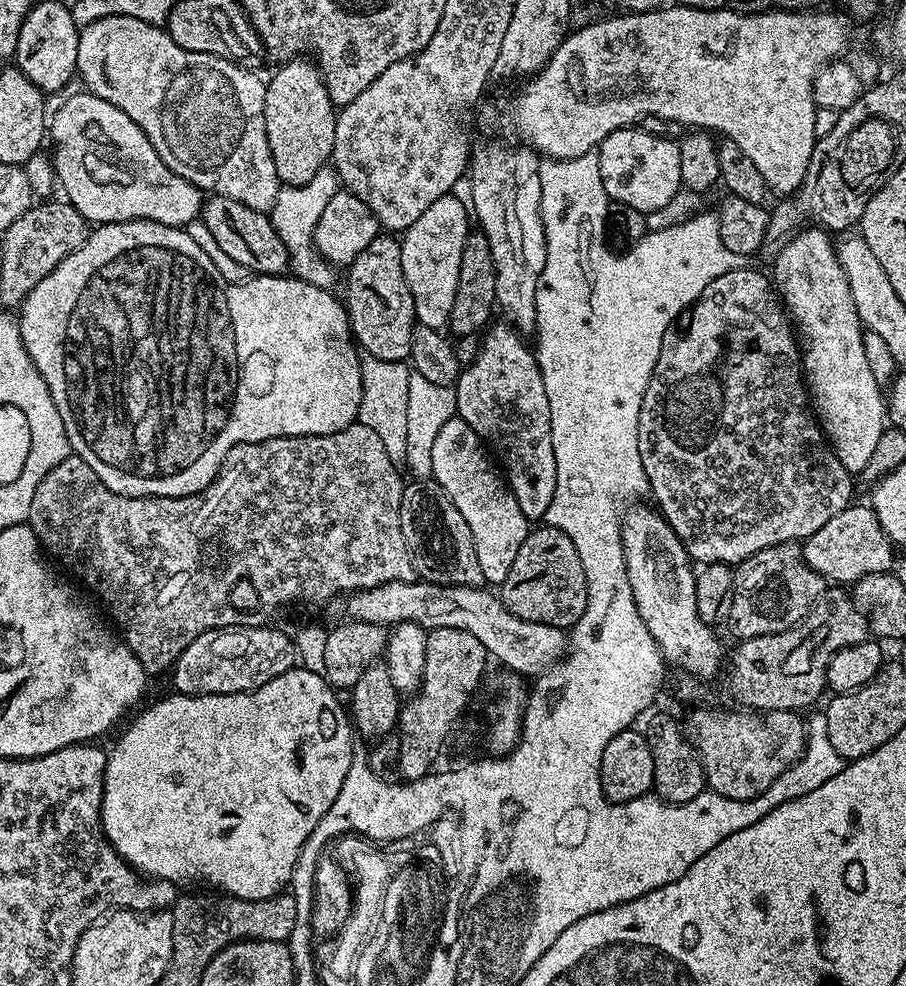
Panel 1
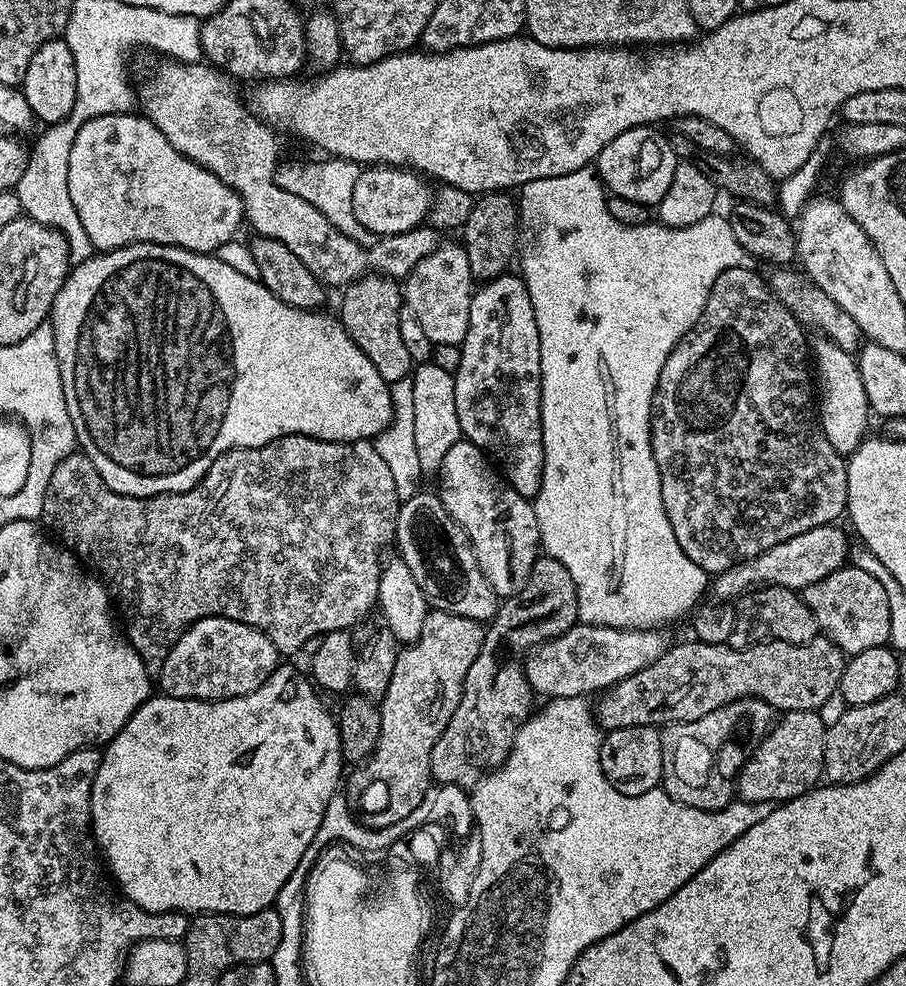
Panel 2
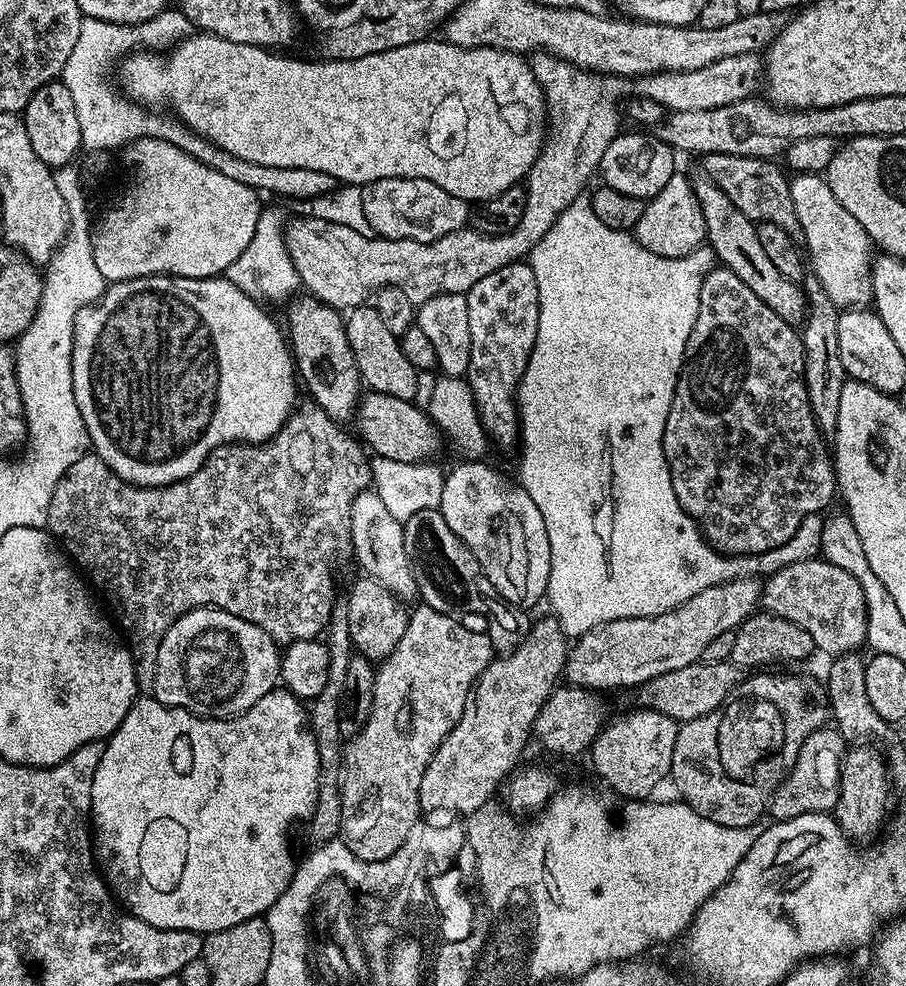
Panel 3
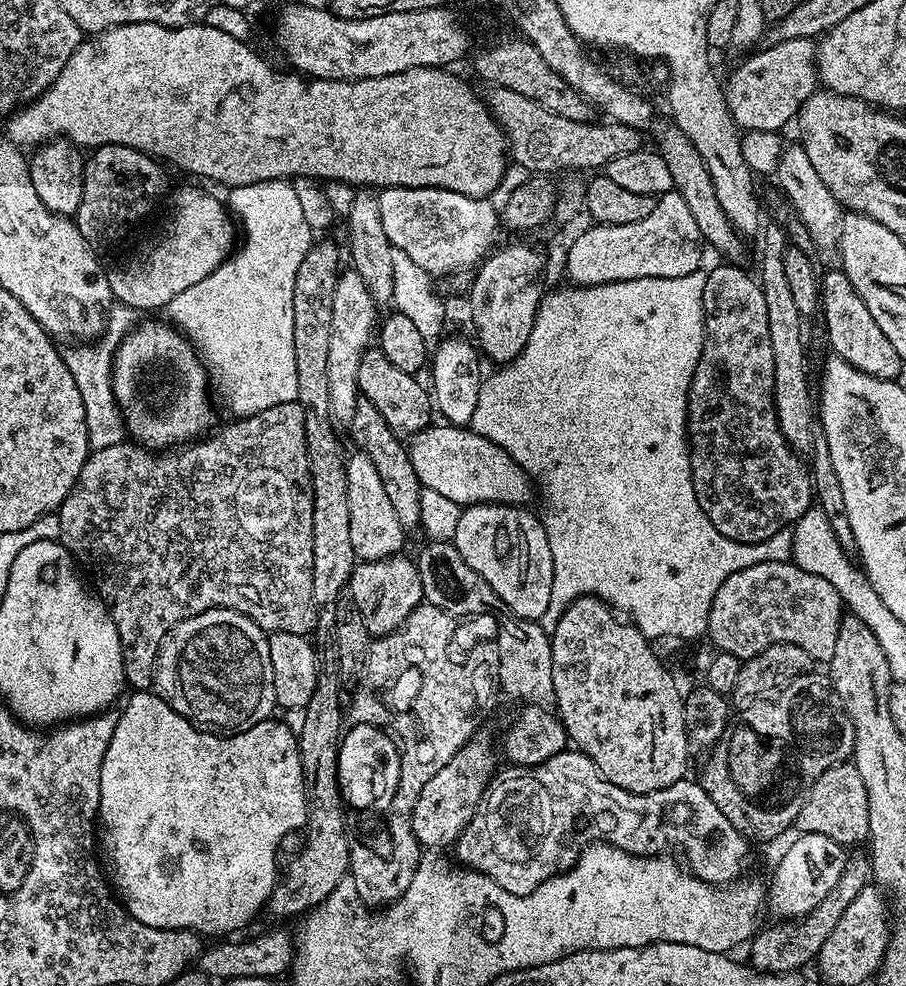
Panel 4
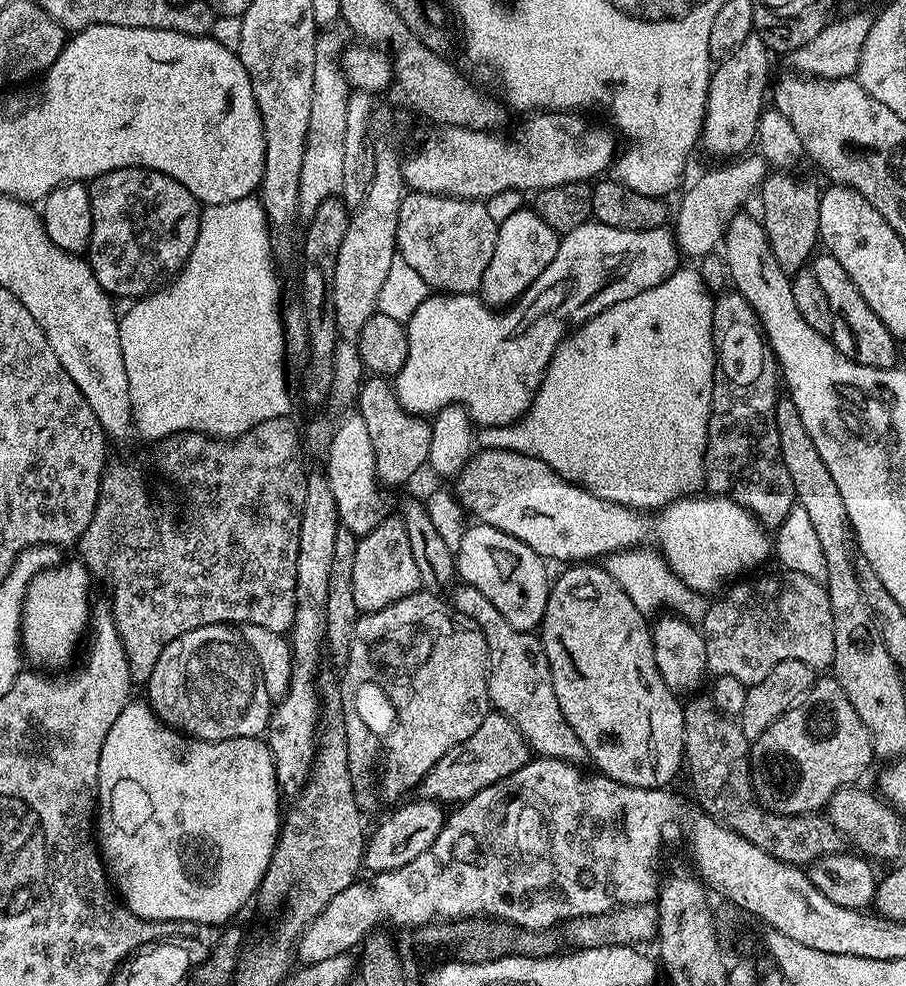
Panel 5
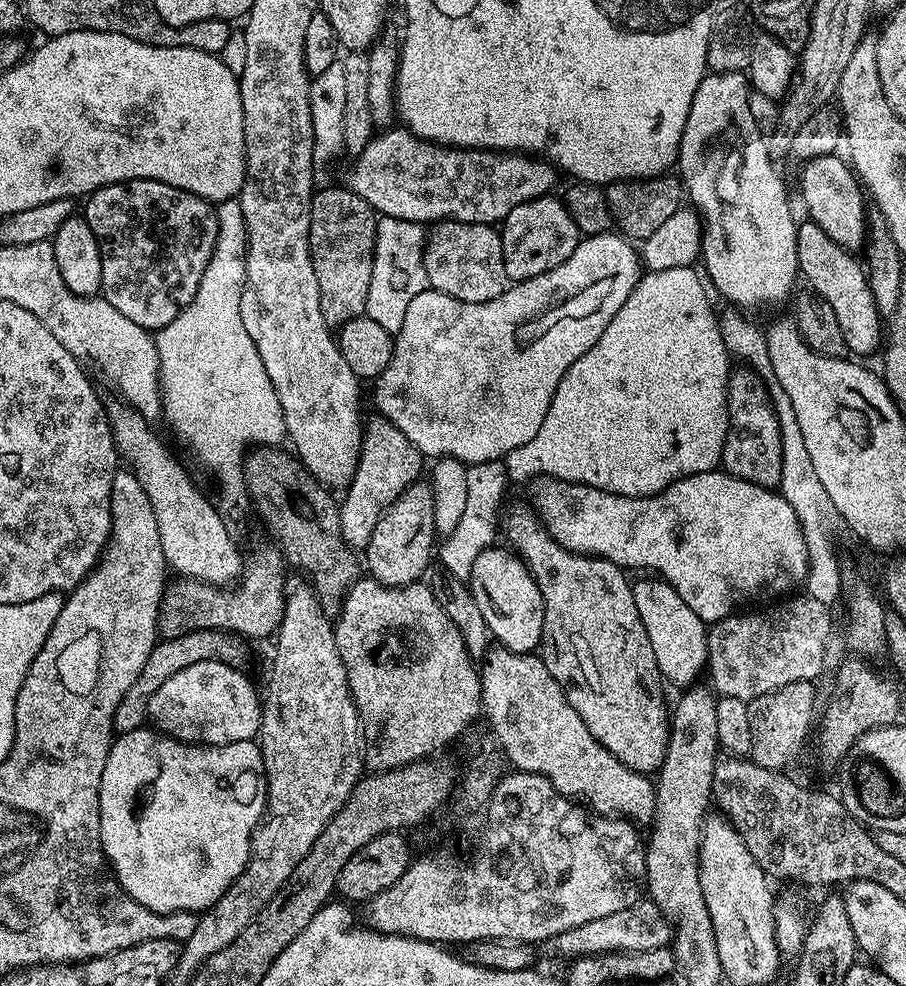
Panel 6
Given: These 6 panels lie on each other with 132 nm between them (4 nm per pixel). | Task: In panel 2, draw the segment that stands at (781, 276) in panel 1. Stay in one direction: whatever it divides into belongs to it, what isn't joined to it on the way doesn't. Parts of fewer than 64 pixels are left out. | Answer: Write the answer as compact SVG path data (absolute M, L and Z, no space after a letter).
M817 339L811 345L814 357L814 376L818 381L818 415L820 429L826 434L830 446L842 454L851 454L866 438L870 409L866 389L862 386L862 374L858 374L856 356L844 352L834 340Z

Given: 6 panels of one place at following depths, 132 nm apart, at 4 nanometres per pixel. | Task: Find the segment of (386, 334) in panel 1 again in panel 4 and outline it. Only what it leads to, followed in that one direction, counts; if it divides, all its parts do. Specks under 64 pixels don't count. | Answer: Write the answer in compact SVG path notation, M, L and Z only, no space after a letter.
M369 346L362 354L362 363L358 366L359 395L369 400L386 420L386 426L401 438L411 438L427 428L434 416L434 405L427 387L416 381L417 377L406 370L398 370L382 354L379 346Z

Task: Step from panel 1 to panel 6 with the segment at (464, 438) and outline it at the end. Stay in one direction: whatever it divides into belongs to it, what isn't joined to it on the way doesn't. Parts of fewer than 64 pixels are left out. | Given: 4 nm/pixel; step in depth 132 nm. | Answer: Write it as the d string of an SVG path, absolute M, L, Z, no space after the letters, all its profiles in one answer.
M493 546L478 554L472 567L470 587L478 610L482 610L482 618L486 618L488 631L499 647L531 653L541 647L544 639L542 590L538 590L538 582L517 553L504 546Z

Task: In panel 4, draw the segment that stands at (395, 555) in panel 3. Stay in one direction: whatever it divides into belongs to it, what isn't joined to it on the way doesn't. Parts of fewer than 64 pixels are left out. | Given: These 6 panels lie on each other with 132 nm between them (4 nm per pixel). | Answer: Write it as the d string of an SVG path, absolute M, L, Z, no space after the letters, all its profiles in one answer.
M353 451L347 457L346 490L350 502L350 546L354 546L354 554L361 561L381 560L387 556L395 556L404 544L406 530L402 522L398 522L398 514L394 514L394 506L390 506L390 497L382 486L382 478L378 478L378 470L374 470L374 462L365 452Z

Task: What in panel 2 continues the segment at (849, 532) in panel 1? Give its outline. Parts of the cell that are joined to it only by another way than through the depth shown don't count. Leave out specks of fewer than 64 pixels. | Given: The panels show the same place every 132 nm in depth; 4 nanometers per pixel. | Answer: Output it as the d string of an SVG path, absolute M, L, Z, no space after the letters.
M823 524L794 538L786 538L786 542L778 542L778 546L770 546L770 550L754 558L730 566L730 570L715 573L710 584L710 592L716 595L713 597L717 601L732 602L735 601L735 596L744 598L753 590L765 586L803 590L814 586L814 582L822 582L826 574L845 567L849 556L847 534L836 524Z

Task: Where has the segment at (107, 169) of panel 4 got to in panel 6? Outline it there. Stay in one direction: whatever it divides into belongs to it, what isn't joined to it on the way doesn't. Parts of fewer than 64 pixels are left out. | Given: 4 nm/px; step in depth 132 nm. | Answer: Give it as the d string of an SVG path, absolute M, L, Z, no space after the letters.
M123 180L120 184L107 184L97 192L91 193L83 201L83 204L82 215L90 226L90 230L94 230L94 238L98 242L98 250L100 251L100 261L102 262L100 292L102 299L110 302L110 306L114 306L114 310L118 310L118 314L126 314L126 318L130 318L130 322L138 322L138 326L149 330L165 328L192 301L194 294L198 294L198 282L202 282L202 274L206 274L206 266L214 254L214 242L218 238L216 208L209 201L198 198L186 190L178 190L161 180Z

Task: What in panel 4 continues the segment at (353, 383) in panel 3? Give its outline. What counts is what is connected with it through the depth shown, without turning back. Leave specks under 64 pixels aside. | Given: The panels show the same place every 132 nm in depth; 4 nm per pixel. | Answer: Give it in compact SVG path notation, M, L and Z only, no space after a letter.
M360 398L356 401L356 409L348 419L346 431L352 435L355 447L365 452L374 462L374 470L378 470L378 478L382 478L382 486L390 497L390 506L394 506L394 514L398 514L398 522L402 522L405 530L420 528L420 489L422 487L418 474L414 474L414 466L408 457L407 447L401 437L386 426L386 420L369 400Z

